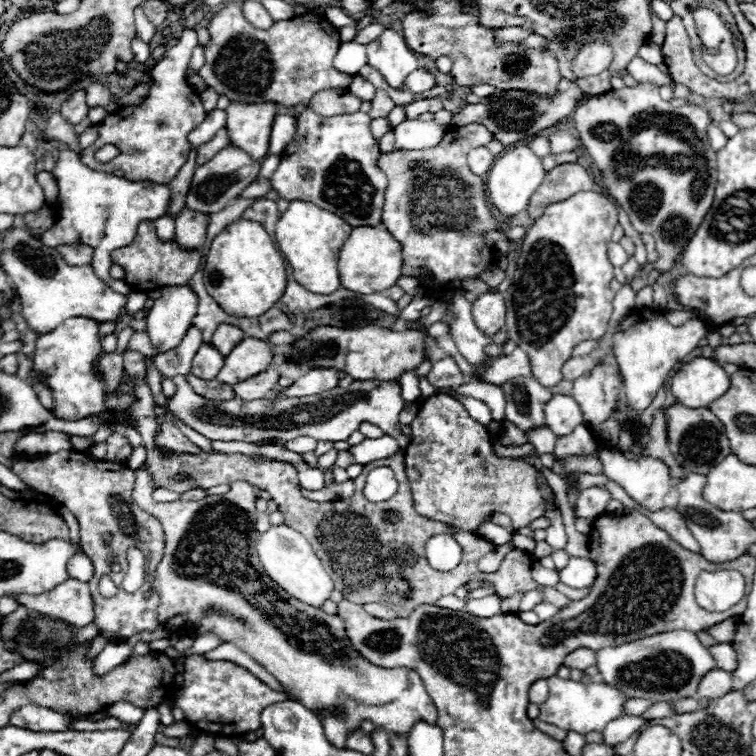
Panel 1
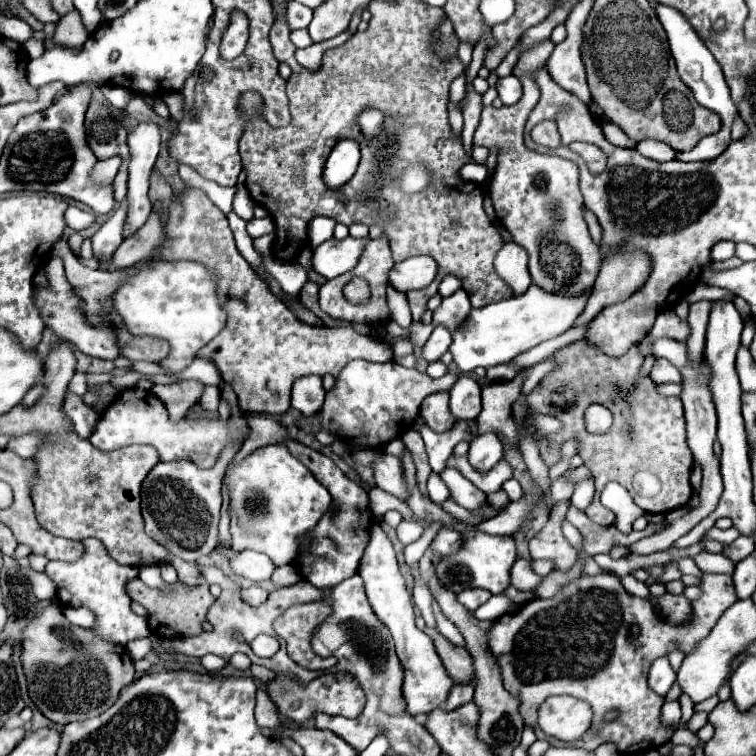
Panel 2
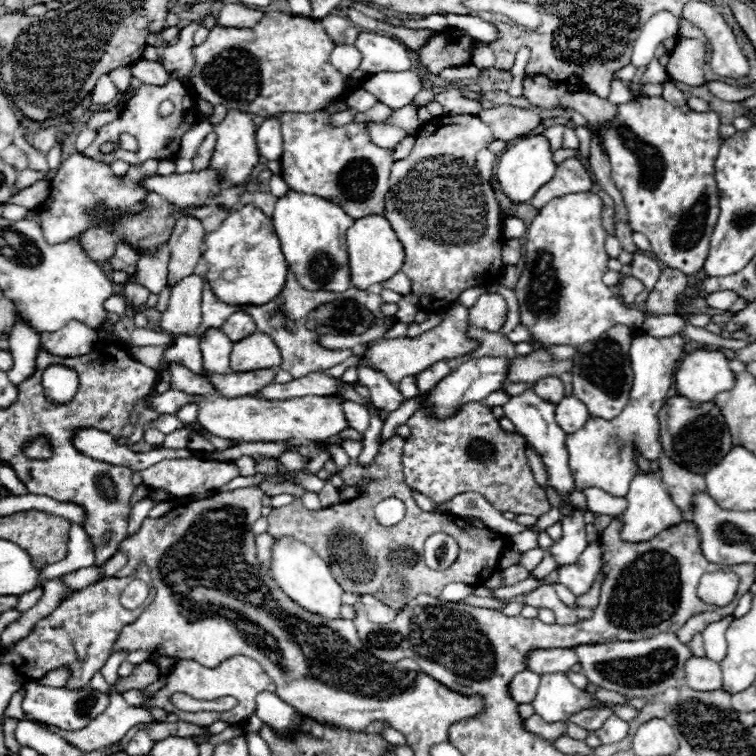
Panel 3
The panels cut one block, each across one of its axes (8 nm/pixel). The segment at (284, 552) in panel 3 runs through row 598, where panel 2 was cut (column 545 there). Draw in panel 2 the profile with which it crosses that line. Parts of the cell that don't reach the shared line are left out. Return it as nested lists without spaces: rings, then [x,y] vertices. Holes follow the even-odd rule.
[[[532,284],[520,296],[512,296],[508,300],[500,300],[482,308],[472,308],[462,326],[452,334],[454,342],[450,344],[450,354],[453,362],[466,374],[474,372],[476,368],[490,368],[512,362],[518,354],[566,332],[586,306],[588,296],[590,292],[584,292],[574,298],[562,296],[546,292],[540,286]]]

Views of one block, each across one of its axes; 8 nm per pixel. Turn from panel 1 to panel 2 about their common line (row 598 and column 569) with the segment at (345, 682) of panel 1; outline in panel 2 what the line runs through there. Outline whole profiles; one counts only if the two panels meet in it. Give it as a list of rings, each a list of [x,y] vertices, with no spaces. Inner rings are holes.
[[[542,40],[520,56],[514,74],[522,80],[522,98],[512,106],[486,106],[474,132],[474,144],[498,148],[498,164],[490,178],[488,192],[498,220],[512,234],[512,240],[526,248],[534,284],[546,292],[578,296],[578,292],[586,292],[586,288],[594,286],[600,270],[600,250],[590,238],[582,218],[584,200],[578,188],[578,166],[566,158],[540,154],[524,146],[524,124],[540,98],[540,88],[532,72],[542,68],[542,64],[546,66],[554,46],[552,40]]]

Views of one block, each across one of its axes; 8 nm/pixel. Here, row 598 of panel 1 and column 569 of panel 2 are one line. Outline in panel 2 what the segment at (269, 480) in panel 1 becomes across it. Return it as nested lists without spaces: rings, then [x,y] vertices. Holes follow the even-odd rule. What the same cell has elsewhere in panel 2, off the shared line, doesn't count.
[[[586,342],[572,344],[568,358],[564,352],[556,352],[554,360],[564,366],[564,378],[554,378],[554,390],[542,390],[540,386],[526,396],[528,404],[536,412],[554,414],[562,420],[562,432],[548,440],[562,446],[570,438],[580,440],[580,456],[596,478],[596,494],[586,514],[592,522],[610,526],[614,512],[600,504],[600,492],[606,482],[622,484],[644,512],[668,512],[684,506],[692,496],[690,470],[692,452],[686,444],[686,420],[684,408],[678,396],[660,396],[656,384],[650,378],[640,378],[632,390],[634,378],[638,376],[642,356],[638,348],[632,348],[622,358],[608,358],[600,350],[594,350]],[[590,404],[606,406],[614,422],[606,434],[588,434],[584,428],[584,410]],[[560,501],[550,511],[548,524],[530,540],[530,556],[532,560],[546,558],[554,562],[554,570],[566,572],[576,562],[576,550],[566,542],[560,522],[566,517],[570,501]]]

